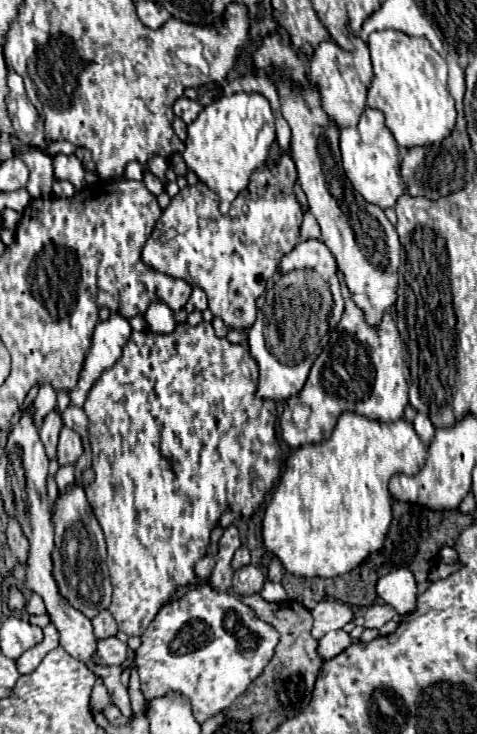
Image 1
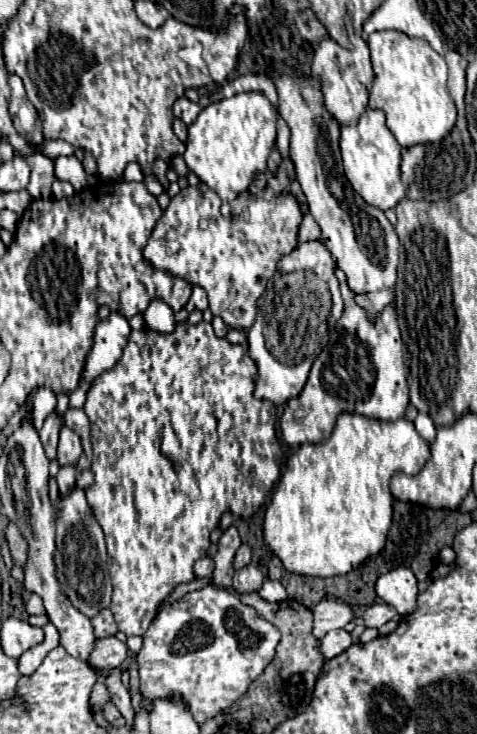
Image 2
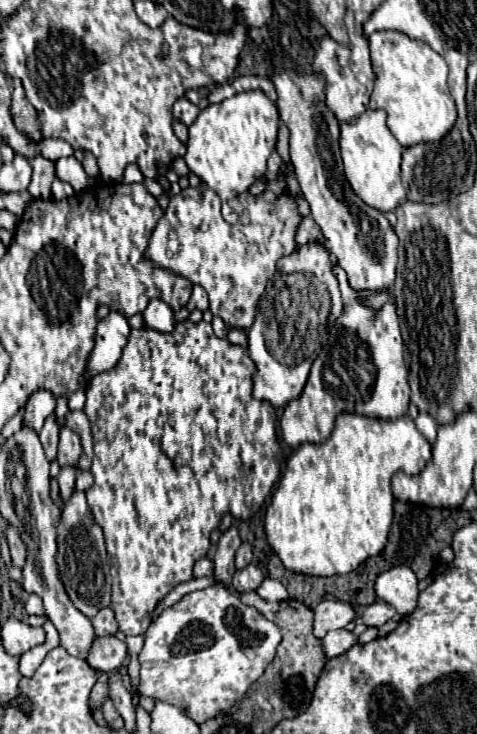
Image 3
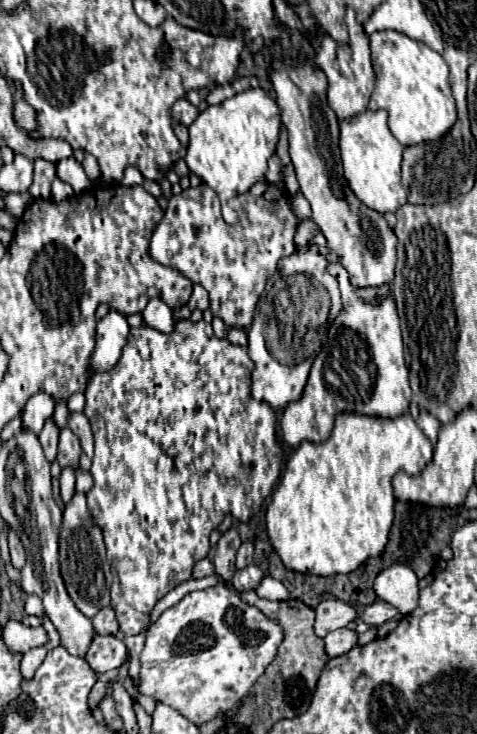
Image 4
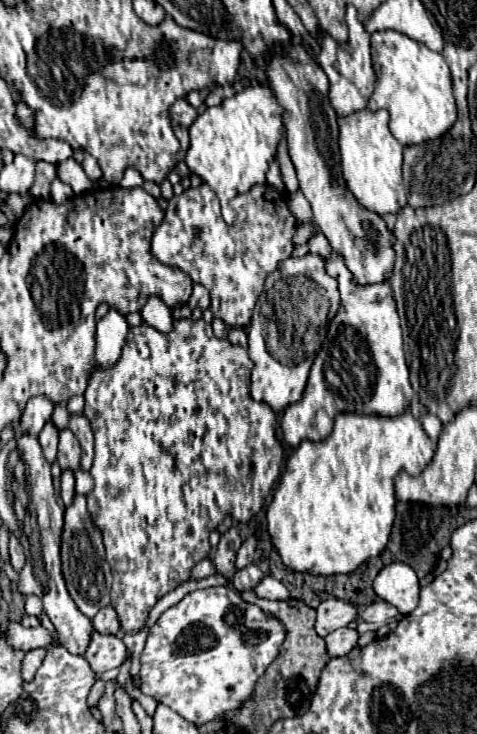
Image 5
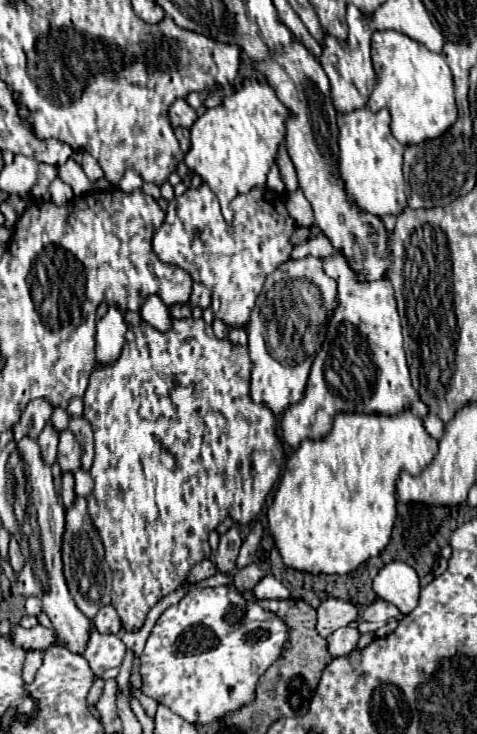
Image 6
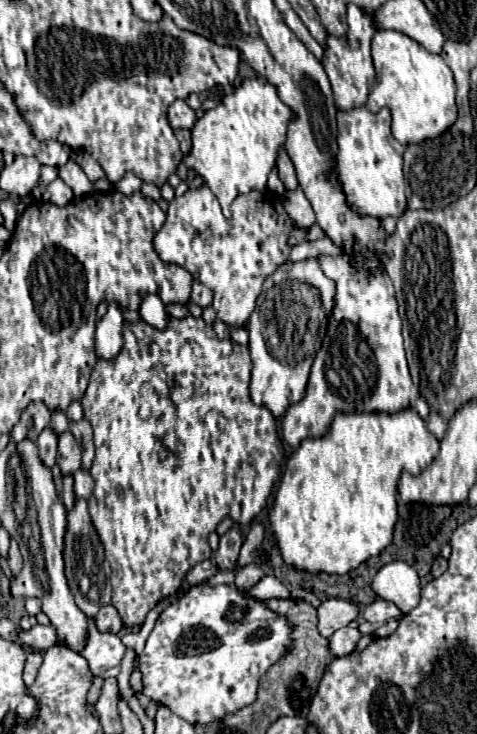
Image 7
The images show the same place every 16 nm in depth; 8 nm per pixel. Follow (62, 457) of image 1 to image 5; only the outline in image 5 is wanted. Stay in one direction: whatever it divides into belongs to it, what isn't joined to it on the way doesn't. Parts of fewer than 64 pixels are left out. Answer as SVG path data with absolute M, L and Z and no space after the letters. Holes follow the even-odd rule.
M66 428L60 432L60 444L58 444L58 464L62 470L78 470L80 468L80 454L82 448L76 440L76 436L72 436L72 432Z

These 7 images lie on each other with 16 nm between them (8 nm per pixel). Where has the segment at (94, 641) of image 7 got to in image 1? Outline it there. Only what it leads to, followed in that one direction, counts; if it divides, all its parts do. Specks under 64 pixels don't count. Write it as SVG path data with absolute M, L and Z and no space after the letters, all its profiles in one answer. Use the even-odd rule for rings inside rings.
M116 636L96 642L96 652L92 656L98 666L122 666L128 658L126 642L120 642Z

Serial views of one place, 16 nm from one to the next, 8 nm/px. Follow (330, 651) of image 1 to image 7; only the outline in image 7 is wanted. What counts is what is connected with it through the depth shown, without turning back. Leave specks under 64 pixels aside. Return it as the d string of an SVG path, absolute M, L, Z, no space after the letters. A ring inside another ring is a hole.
M346 626L346 628L336 630L336 632L328 638L332 654L334 654L334 656L348 656L348 654L352 654L354 648L356 648L356 644L358 644L358 640L360 640L360 636L362 636L362 634L360 634L358 628Z

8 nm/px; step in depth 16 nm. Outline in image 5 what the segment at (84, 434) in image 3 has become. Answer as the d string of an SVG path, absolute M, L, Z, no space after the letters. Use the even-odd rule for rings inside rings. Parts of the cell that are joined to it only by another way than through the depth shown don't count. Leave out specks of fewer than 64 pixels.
M70 416L68 428L74 432L82 446L82 470L90 470L92 458L94 458L94 438L92 438L92 428L84 416Z

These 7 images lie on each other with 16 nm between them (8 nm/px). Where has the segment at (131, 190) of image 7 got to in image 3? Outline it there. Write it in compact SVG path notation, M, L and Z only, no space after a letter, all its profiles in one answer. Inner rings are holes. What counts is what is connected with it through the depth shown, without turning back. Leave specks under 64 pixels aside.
M130 164L128 168L126 168L126 172L124 172L124 178L122 178L122 184L142 184L144 182L144 176L142 176L142 172L134 166L134 164Z

